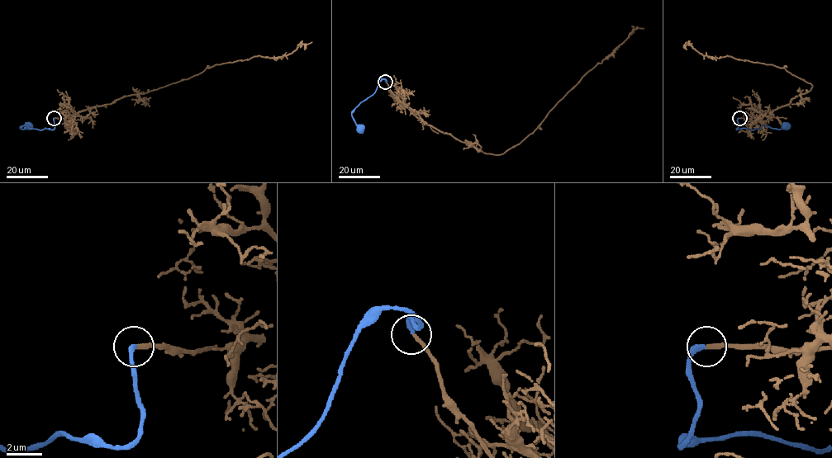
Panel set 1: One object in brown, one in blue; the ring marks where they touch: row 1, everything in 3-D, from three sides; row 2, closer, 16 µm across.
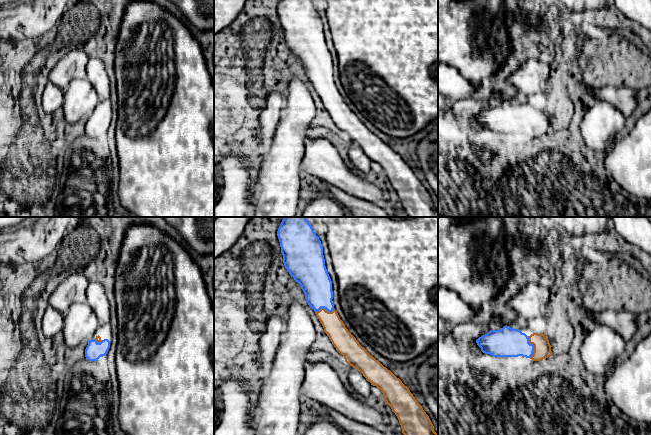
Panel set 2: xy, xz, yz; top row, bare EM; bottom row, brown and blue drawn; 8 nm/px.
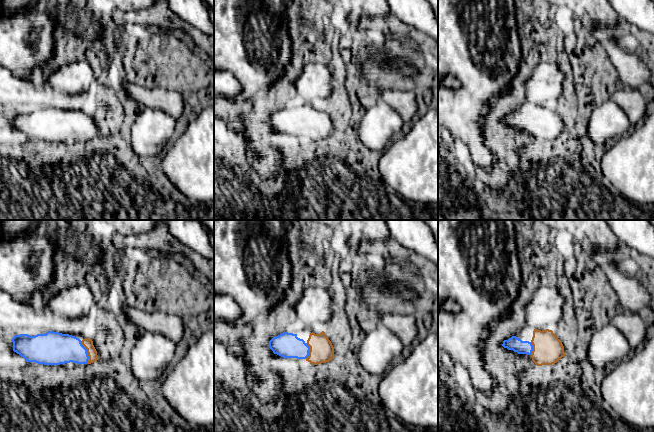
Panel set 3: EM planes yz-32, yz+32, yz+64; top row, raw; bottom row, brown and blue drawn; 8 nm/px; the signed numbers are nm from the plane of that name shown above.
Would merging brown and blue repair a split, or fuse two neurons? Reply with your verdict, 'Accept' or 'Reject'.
Accept

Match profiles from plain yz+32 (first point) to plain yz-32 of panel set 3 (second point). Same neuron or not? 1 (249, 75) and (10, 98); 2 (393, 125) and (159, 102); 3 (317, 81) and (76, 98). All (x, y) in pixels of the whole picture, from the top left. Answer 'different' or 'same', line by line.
1: different
2: different
3: different

